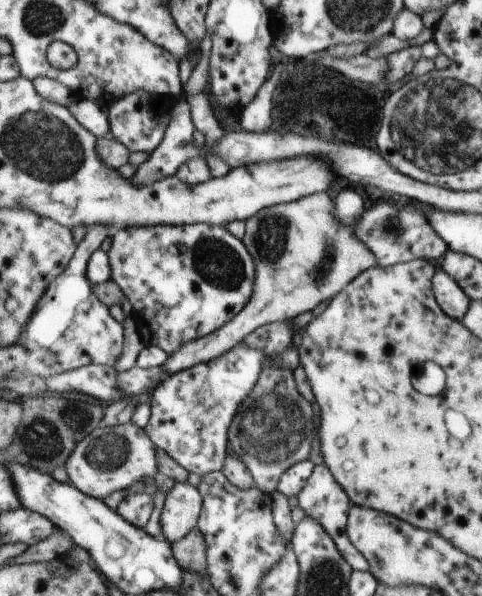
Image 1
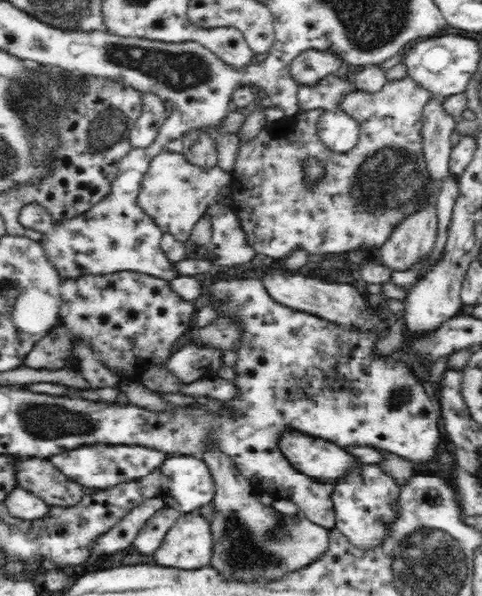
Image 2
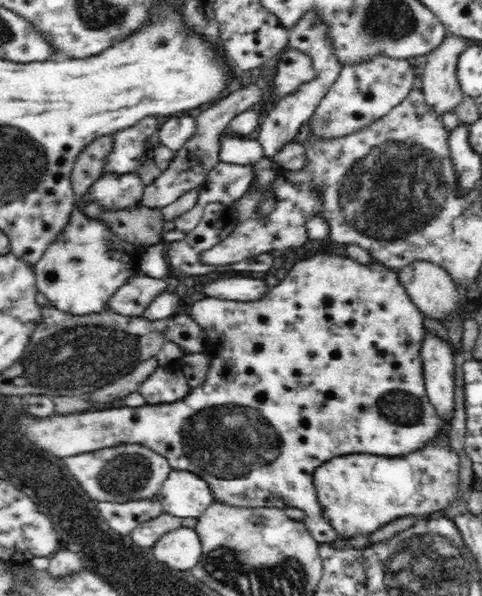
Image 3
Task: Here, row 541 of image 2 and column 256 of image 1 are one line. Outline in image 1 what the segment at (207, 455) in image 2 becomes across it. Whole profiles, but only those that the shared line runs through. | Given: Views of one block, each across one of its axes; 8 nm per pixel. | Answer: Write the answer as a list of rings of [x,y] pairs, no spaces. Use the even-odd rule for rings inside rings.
[[[316,192],[288,203],[262,208],[253,217],[244,222],[244,235],[240,241],[250,251],[255,263],[254,292],[241,313],[235,314],[229,322],[221,325],[214,333],[203,336],[195,342],[187,342],[181,350],[169,355],[169,360],[162,364],[167,374],[175,374],[196,364],[209,362],[212,358],[231,350],[241,343],[247,334],[253,333],[260,326],[290,321],[299,314],[310,313],[319,303],[331,300],[349,282],[357,278],[365,270],[375,267],[377,259],[367,247],[357,240],[352,228],[343,226],[335,220],[335,204],[332,198],[323,192]]]

